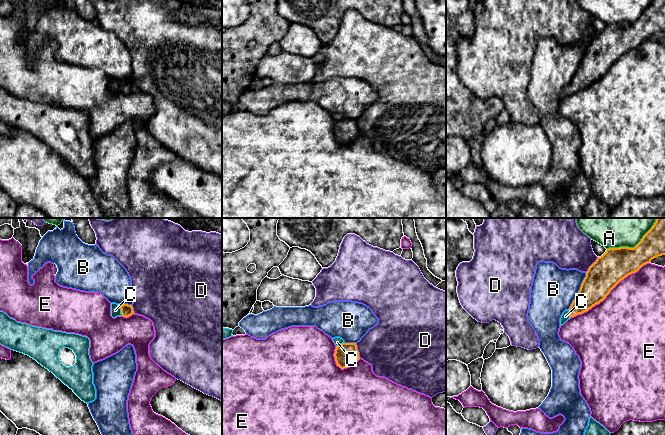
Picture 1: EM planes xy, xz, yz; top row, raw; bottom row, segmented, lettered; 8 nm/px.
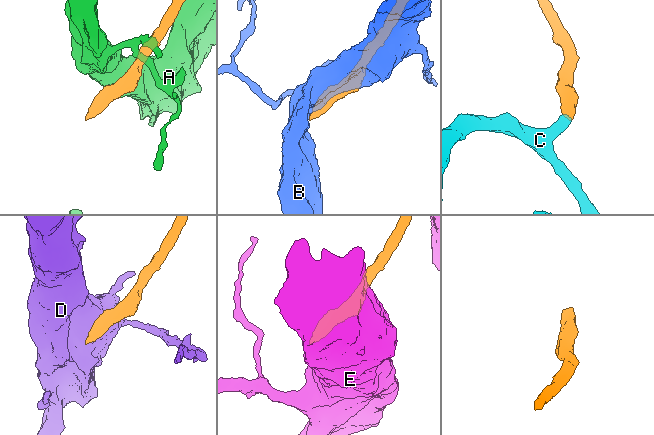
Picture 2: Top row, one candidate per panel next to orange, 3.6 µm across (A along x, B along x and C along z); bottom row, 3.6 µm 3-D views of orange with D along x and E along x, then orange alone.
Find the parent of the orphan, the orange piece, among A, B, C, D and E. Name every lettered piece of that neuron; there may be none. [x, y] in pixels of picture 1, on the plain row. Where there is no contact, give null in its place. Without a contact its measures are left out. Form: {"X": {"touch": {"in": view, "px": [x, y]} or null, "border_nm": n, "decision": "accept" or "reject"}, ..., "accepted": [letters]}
{"A": {"touch": {"in": "yz", "px": [631, 24]}, "border_nm": 440, "decision": "reject"}, "B": {"touch": {"in": "yz", "px": [579, 66]}, "border_nm": 320, "decision": "reject"}, "C": {"touch": {"in": "xy", "px": [121, 86]}, "border_nm": 100, "decision": "accept"}, "D": {"touch": {"in": "yz", "px": [591, 41]}, "border_nm": 160, "decision": "reject"}, "E": {"touch": {"in": "yz", "px": [609, 68]}, "border_nm": 800, "decision": "reject"}, "accepted": ["C"]}

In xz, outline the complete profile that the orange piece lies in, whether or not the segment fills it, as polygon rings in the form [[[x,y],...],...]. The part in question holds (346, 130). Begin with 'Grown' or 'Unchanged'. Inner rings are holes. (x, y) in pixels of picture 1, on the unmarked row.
Grown. [[[340,113],[332,114],[332,116],[336,121],[335,137],[341,145],[352,142],[360,135],[356,119],[345,119]]]

